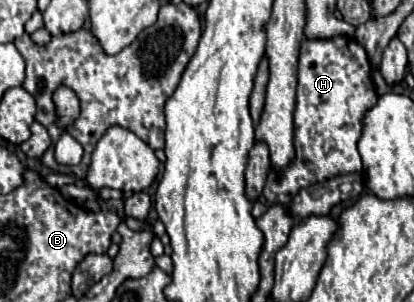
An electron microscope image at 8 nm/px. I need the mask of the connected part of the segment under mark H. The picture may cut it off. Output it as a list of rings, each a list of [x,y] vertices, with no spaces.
[[[334,36],[334,38],[312,38],[302,40],[300,56],[298,56],[298,90],[296,90],[296,108],[294,108],[294,160],[282,170],[274,170],[268,174],[264,196],[270,204],[288,204],[298,190],[312,186],[314,182],[324,182],[326,178],[334,178],[338,174],[362,172],[362,160],[358,154],[358,138],[362,136],[362,118],[368,108],[374,106],[378,94],[372,82],[372,66],[366,50],[354,42],[350,36]]]

